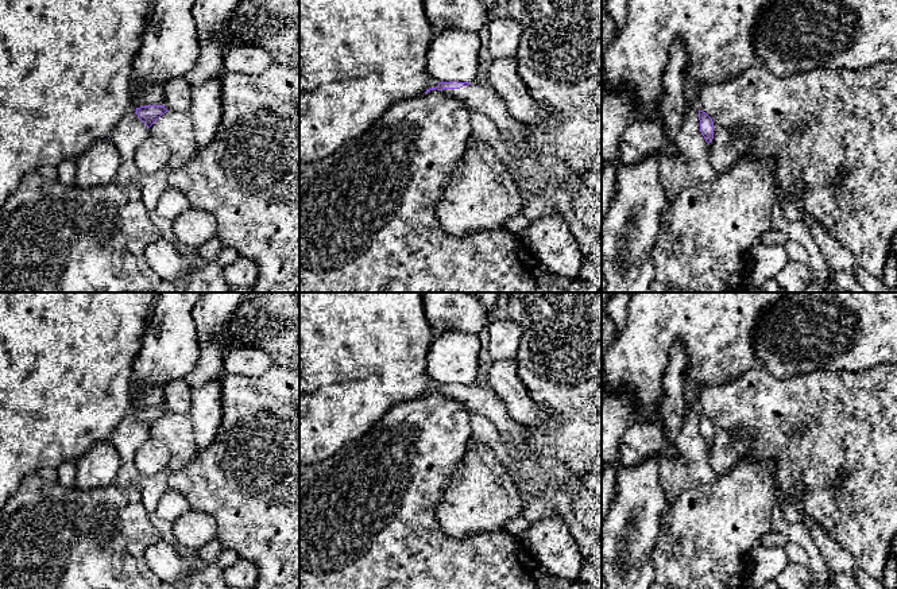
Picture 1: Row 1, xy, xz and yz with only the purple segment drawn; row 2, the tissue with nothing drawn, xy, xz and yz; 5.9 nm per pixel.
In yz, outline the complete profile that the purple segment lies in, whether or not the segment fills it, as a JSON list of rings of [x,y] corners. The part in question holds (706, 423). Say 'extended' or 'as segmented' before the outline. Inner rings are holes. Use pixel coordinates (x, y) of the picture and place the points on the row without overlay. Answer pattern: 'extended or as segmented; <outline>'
as segmented; [[[699,412],[699,422],[700,422],[700,434],[704,438],[705,443],[710,446],[714,441],[714,423],[703,412]]]

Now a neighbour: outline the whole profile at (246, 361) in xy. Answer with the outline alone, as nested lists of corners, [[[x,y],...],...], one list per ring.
[[[229,346],[224,353],[224,371],[227,375],[258,377],[272,367],[272,359],[263,350],[248,346]]]

